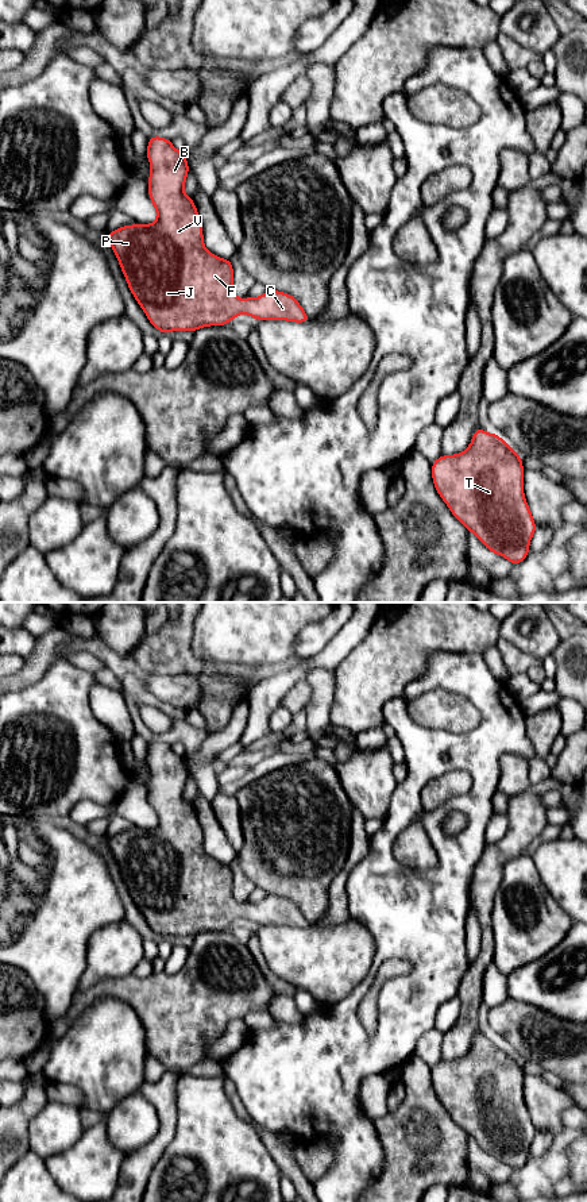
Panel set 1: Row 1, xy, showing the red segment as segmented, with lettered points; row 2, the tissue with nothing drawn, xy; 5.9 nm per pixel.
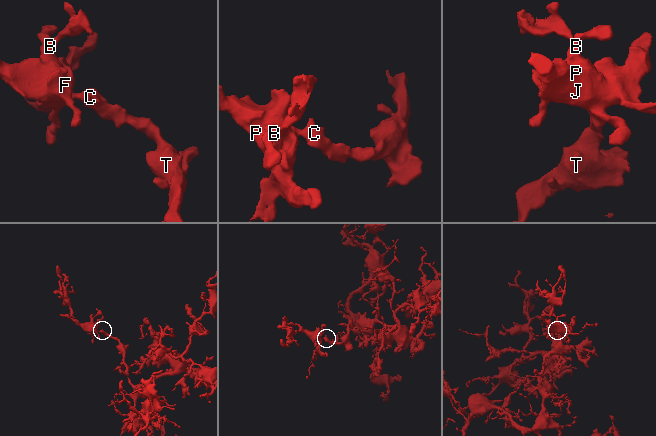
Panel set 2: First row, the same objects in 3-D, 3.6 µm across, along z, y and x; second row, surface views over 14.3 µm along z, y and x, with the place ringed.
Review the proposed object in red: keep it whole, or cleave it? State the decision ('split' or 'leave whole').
leave whole

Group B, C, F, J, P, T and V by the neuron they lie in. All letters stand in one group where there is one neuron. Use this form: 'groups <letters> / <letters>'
groups B C F J P T V

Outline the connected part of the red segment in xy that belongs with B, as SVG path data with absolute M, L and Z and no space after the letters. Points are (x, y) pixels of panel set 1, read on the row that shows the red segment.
M148 138L147 158L151 163L148 196L157 208L154 224L127 224L108 232L108 243L119 259L131 293L144 311L150 323L167 334L193 331L208 325L225 325L240 313L263 320L289 320L306 323L310 317L289 293L267 290L260 297L239 300L233 293L231 259L211 254L202 240L202 226L192 197L184 193L189 173L186 154L178 151L171 140Z

